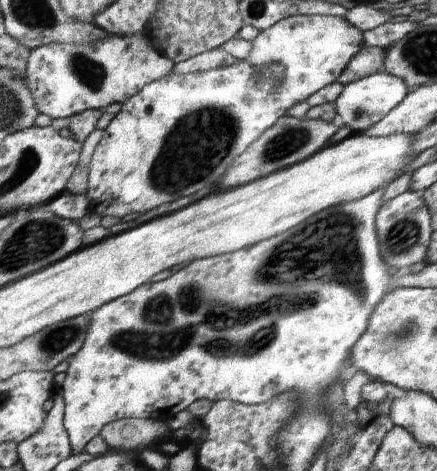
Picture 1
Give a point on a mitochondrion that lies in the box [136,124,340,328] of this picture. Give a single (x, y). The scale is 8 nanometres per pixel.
(285, 143)

